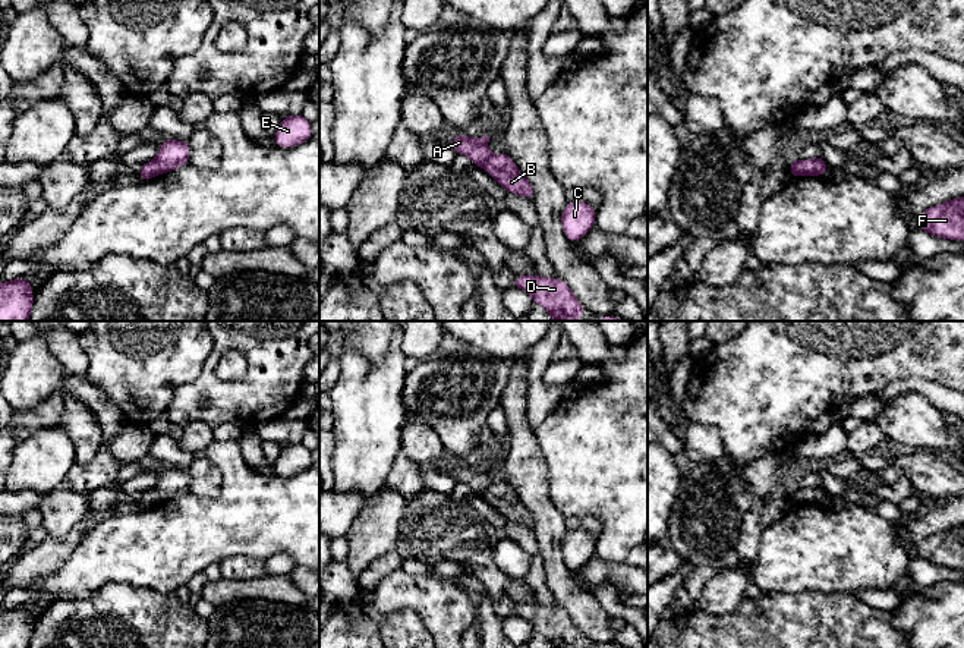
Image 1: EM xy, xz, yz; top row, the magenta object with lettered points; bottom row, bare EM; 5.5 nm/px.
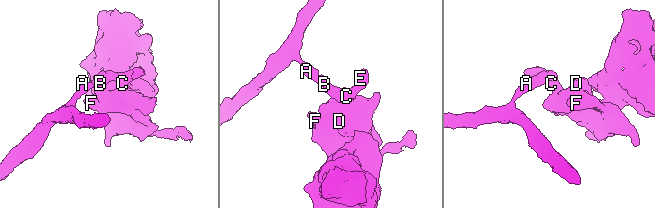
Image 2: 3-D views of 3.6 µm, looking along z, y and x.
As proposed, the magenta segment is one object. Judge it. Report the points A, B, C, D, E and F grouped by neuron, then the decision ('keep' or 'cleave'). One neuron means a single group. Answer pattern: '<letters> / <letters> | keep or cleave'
A / B C D E F | cleave

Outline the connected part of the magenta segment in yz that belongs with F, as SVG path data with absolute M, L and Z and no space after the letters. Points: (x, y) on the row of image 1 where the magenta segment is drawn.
M964 196L926 208L917 217L917 224L932 236L964 240Z

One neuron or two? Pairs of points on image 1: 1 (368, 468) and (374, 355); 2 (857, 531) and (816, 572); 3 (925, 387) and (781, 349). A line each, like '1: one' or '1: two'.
1: two
2: one
3: two

